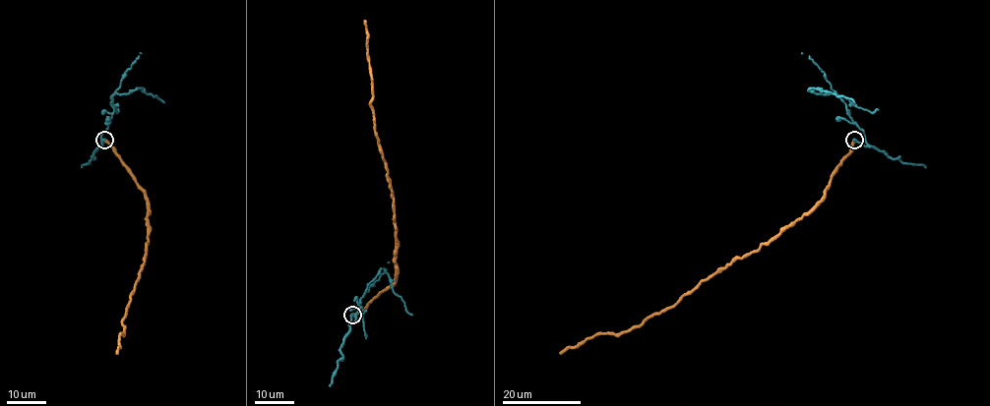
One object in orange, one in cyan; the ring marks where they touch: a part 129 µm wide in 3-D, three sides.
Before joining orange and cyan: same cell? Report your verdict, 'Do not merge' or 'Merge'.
Do not merge

